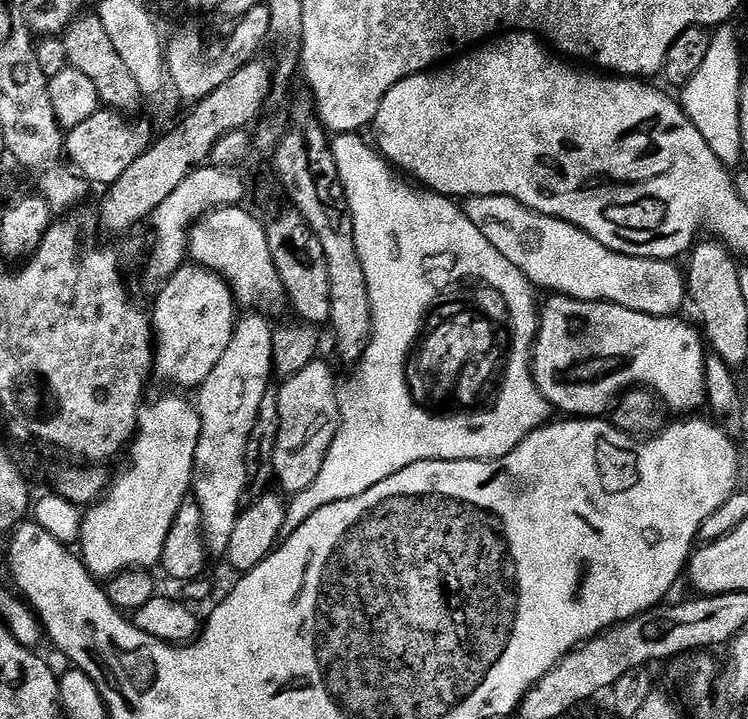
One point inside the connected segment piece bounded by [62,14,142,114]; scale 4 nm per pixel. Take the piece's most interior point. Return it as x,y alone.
88,47

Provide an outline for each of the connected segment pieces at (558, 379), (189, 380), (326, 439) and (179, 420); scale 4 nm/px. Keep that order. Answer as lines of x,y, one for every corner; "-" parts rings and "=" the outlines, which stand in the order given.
555,294
547,297
548,301
543,301
538,312
538,327
536,329
536,343
532,345
532,377
538,386
538,390
543,394
545,400
553,409
556,408
568,418
600,418
605,415
615,405
618,397
625,390
631,390
637,386
643,386
651,390
664,401
669,409
672,408
676,414
696,414
701,407
705,407
707,394
707,362
706,362
706,341
695,323
687,324
683,318
654,317
646,313
626,310
626,306
617,304
603,304
600,300
572,300
569,296
557,296
=
191,262
185,263
172,276
168,277
164,288
156,296
156,305
150,308
152,334
154,337
154,372
158,377
177,384
180,388
199,389
201,384
210,378
210,370
218,366
222,354
226,354
226,346
230,346
230,338
238,323
238,305
232,295
231,288
220,275
211,272
206,266
=
313,360
306,370
283,381
278,388
280,429
274,446
273,474
275,483
280,483
279,491
288,492
289,497
297,496
318,478
318,470
322,470
322,462
326,462
326,454
340,428
341,393
331,366
322,360
=
164,396
145,407
138,421
138,435
131,441
133,468
111,481
104,495
84,512
78,555
93,577
107,582
120,572
152,570
162,558
170,526
192,486
194,454
200,437
200,414
195,403
180,396

